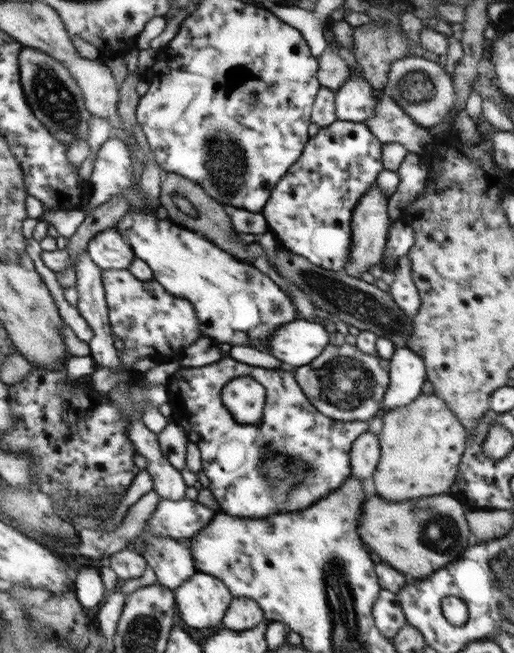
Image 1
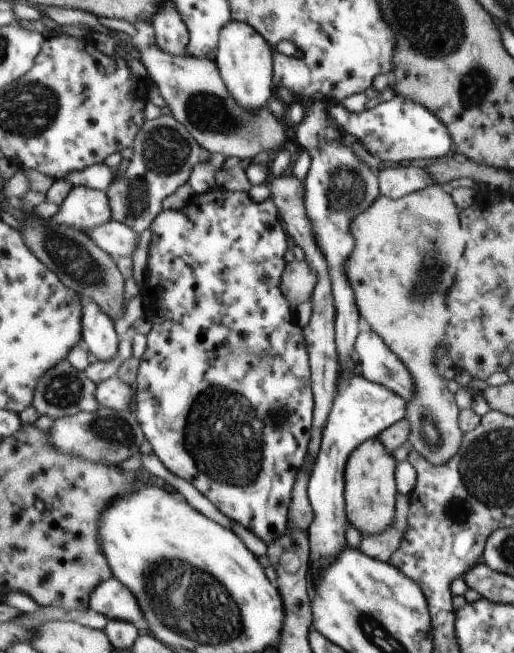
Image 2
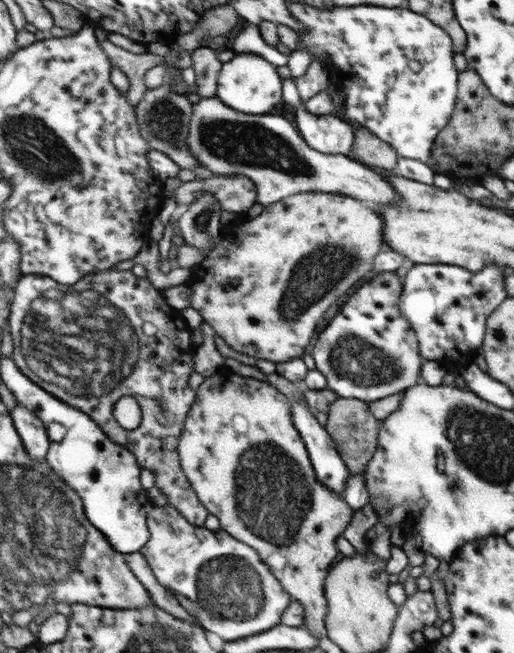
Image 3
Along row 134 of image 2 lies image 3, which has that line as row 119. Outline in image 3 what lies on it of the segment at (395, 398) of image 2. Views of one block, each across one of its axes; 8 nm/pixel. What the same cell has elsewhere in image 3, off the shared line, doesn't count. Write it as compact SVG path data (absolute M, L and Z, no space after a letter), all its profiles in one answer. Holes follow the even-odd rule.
M304 104L296 108L296 124L301 129L302 136L314 149L318 152L349 156L355 137L350 123L329 114L312 114L306 110Z

